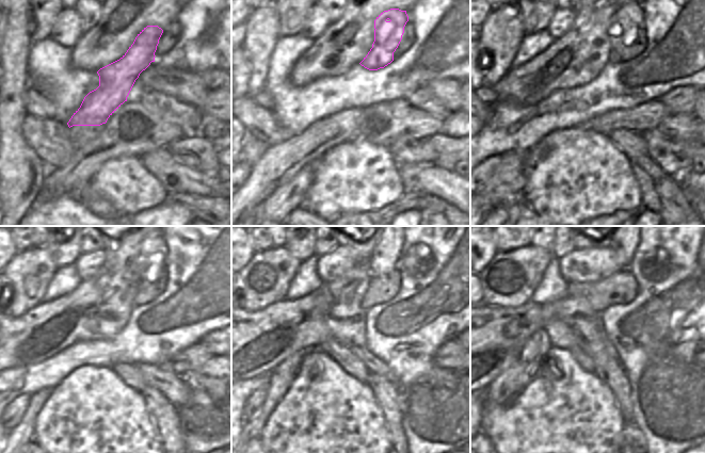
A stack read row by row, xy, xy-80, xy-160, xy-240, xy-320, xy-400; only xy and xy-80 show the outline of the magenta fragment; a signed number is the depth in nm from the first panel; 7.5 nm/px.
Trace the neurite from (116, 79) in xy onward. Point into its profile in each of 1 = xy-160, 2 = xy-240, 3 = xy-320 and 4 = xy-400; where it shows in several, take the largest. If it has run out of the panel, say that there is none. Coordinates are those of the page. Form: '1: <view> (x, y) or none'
1: xy-160 (630, 17)
2: xy-240 (153, 253)
3: xy-320 (386, 253)
4: xy-400 (624, 247)

